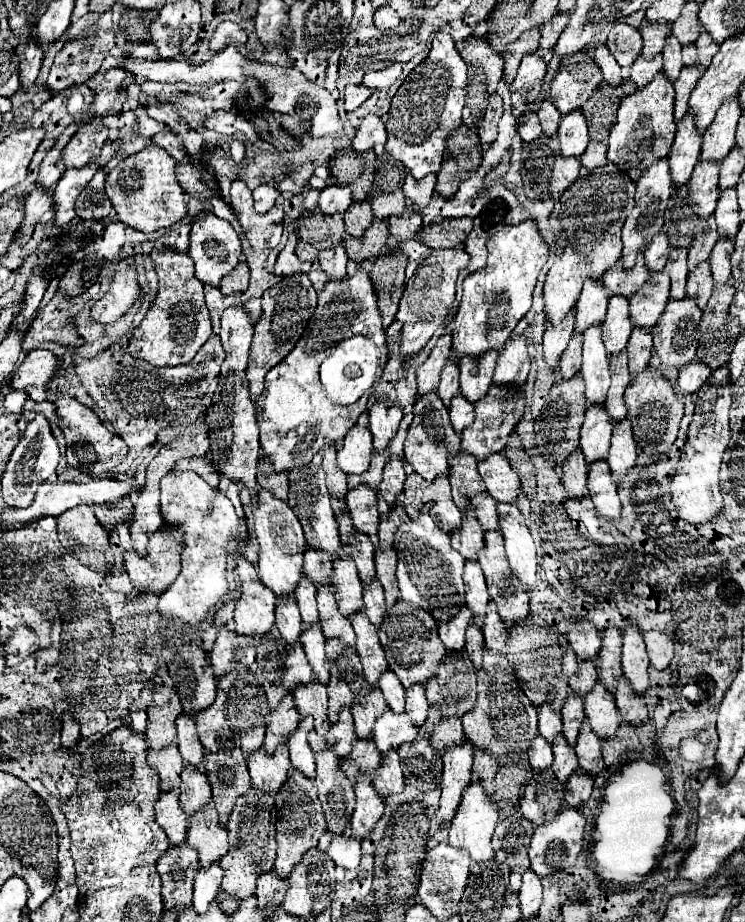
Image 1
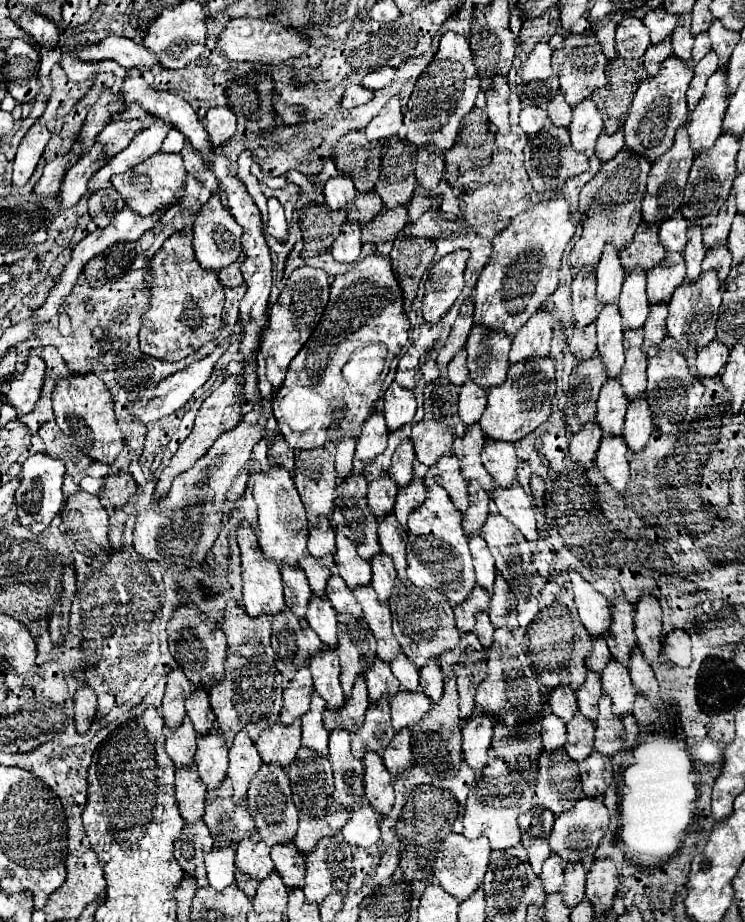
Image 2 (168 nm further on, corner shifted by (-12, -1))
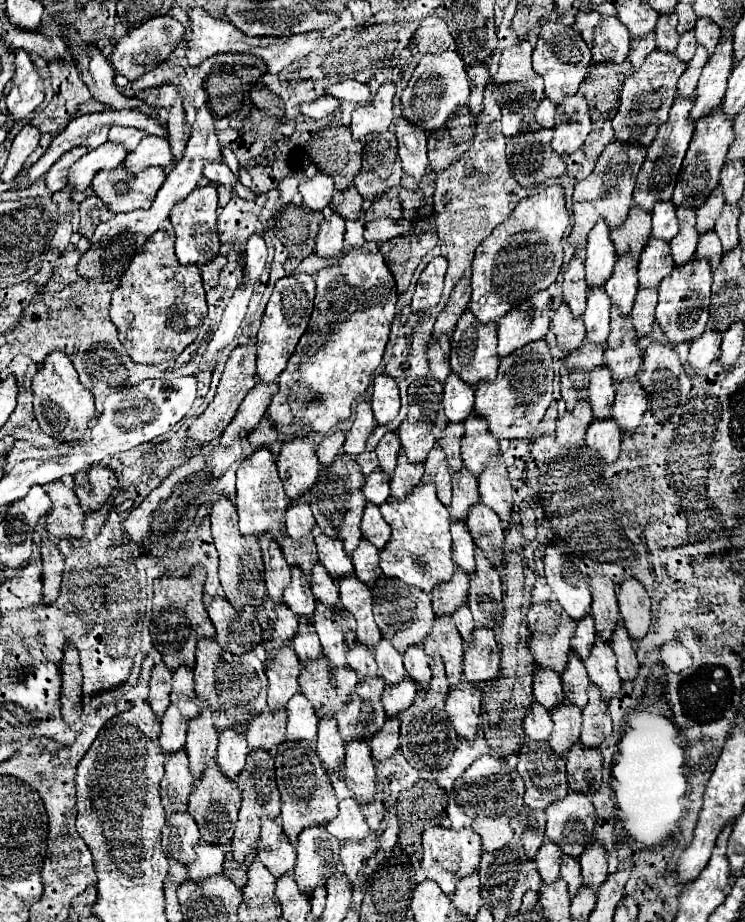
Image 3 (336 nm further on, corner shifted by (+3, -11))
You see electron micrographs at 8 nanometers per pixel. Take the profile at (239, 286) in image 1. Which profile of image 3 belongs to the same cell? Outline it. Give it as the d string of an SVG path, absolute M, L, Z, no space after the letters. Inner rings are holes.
M217 256L213 262L205 264L201 268L201 276L203 276L203 284L205 288L215 288L217 282L219 282L219 272L223 270L223 266L227 264L227 258L225 256Z

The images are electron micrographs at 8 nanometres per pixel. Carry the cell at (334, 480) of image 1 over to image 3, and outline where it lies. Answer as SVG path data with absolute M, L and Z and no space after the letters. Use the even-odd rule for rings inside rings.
M333 432L333 434L329 434L327 438L323 438L323 442L321 442L319 448L317 448L317 456L319 456L319 460L321 460L323 466L333 464L335 456L337 456L337 454L341 452L341 448L343 448L343 440L345 440L345 434L343 434L343 432Z

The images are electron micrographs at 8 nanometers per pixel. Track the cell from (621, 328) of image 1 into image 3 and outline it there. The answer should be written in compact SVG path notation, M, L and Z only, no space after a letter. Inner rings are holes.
M621 256L615 262L613 276L603 288L609 300L619 308L621 316L629 316L637 296L637 262L631 256Z

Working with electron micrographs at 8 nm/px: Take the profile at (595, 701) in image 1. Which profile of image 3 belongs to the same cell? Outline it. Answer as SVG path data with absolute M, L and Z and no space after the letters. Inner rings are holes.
M597 638L595 644L593 644L593 650L589 654L589 658L583 660L583 664L587 668L589 680L599 686L601 698L605 702L609 702L615 696L619 696L621 678L619 678L617 668L615 668L615 654L607 646L607 642L603 642L601 638Z

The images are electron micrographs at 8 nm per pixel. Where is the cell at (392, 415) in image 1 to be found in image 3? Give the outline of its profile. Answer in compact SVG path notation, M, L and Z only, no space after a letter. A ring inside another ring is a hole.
M377 376L373 380L371 406L377 424L387 424L399 414L399 388L393 378Z

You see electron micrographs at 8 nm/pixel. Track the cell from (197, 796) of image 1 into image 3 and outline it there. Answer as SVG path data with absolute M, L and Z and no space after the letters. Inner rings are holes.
M203 706L199 716L189 722L185 752L191 774L199 778L201 772L205 772L209 760L213 760L217 754L217 730L213 726L209 706Z

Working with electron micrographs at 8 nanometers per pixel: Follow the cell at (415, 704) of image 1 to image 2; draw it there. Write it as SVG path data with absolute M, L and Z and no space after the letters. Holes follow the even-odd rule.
M430 660L426 666L420 668L420 686L430 696L432 702L438 702L442 698L442 682L444 674L440 670L438 660Z

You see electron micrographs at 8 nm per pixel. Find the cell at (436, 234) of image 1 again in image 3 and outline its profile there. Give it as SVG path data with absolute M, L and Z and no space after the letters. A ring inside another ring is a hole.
M379 218L379 220L373 220L373 222L367 222L365 224L365 240L373 240L377 244L385 242L385 240L393 240L397 236L403 236L403 234L409 234L413 232L413 222L411 220L389 220L389 218Z

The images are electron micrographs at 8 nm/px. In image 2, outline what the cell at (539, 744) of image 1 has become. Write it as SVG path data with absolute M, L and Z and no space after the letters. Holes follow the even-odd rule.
M546 714L542 720L542 742L546 750L556 750L564 746L566 724L554 714Z

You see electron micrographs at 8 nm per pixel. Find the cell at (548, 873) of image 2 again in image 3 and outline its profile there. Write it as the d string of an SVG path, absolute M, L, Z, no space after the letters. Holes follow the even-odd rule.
M545 842L535 856L535 864L537 864L537 870L539 870L541 882L551 884L553 880L559 878L561 848L557 848L557 844L553 844L553 842Z

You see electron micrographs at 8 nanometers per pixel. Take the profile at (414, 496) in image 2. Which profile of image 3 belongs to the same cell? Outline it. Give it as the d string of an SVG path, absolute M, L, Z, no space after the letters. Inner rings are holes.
M401 450L397 458L397 468L391 476L391 496L393 498L407 496L421 482L421 476L423 476L423 464L411 464Z

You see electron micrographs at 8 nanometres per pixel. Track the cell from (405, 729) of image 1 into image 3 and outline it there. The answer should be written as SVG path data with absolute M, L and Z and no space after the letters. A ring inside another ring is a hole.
M409 678L401 680L399 684L389 686L389 688L383 692L383 696L381 696L387 718L389 718L389 716L399 716L401 712L405 712L405 710L413 704L415 694L417 694L417 686L415 686L413 680L409 680Z

